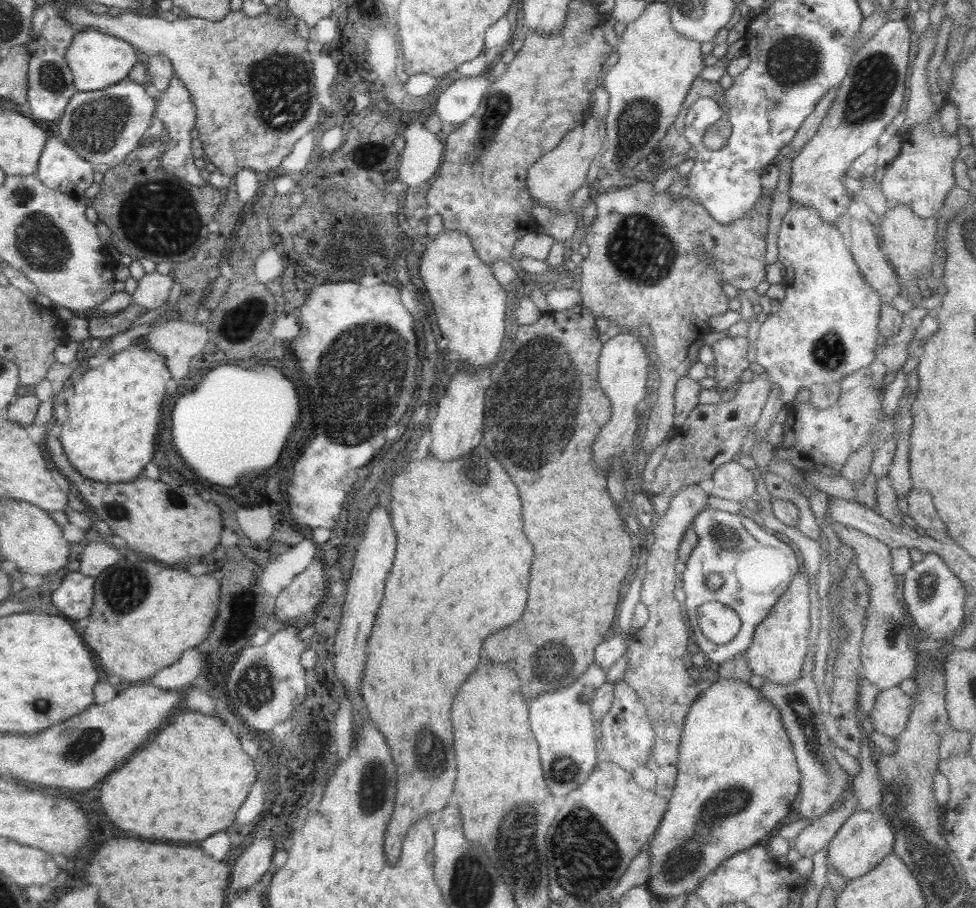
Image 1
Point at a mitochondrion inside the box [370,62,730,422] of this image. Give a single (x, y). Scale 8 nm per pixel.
(642, 249)

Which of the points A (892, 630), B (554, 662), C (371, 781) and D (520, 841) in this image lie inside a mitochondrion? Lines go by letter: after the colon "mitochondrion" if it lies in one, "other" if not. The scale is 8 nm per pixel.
A: mitochondrion
B: mitochondrion
C: mitochondrion
D: mitochondrion

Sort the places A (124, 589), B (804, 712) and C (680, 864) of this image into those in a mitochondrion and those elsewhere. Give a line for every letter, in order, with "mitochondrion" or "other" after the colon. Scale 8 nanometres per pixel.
A: mitochondrion
B: mitochondrion
C: mitochondrion

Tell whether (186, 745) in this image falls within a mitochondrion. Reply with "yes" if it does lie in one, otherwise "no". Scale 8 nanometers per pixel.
no

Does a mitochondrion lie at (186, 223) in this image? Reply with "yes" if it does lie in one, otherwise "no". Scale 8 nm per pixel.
yes

